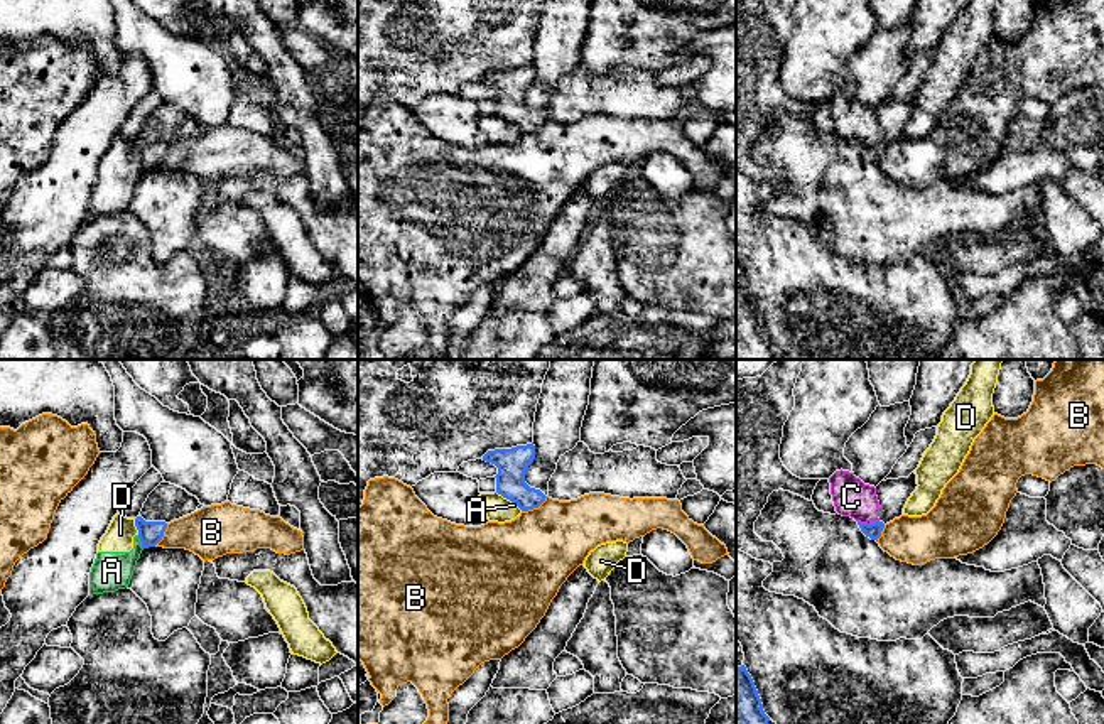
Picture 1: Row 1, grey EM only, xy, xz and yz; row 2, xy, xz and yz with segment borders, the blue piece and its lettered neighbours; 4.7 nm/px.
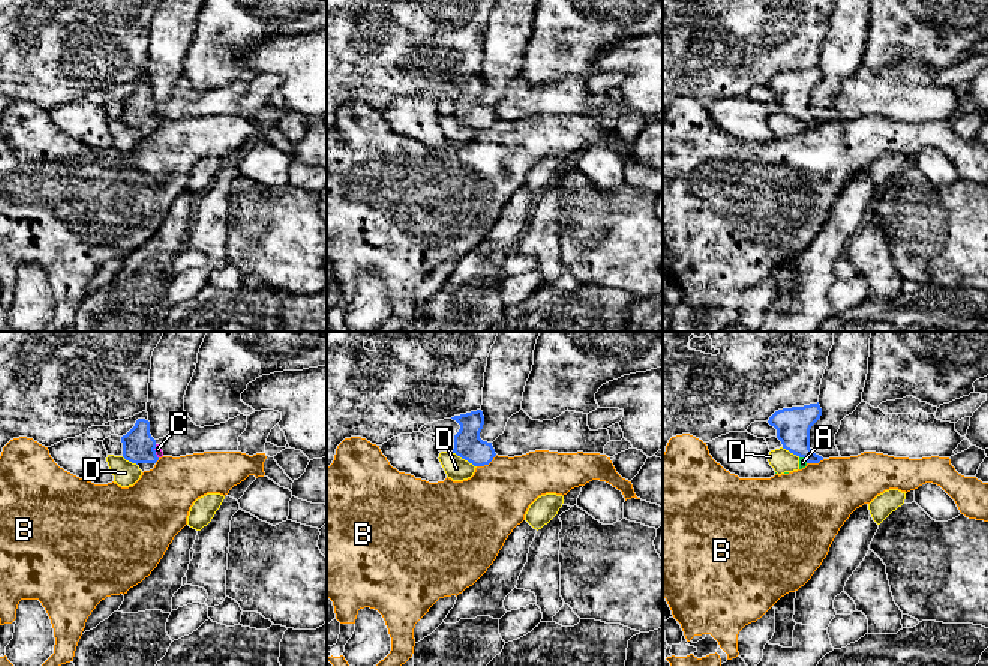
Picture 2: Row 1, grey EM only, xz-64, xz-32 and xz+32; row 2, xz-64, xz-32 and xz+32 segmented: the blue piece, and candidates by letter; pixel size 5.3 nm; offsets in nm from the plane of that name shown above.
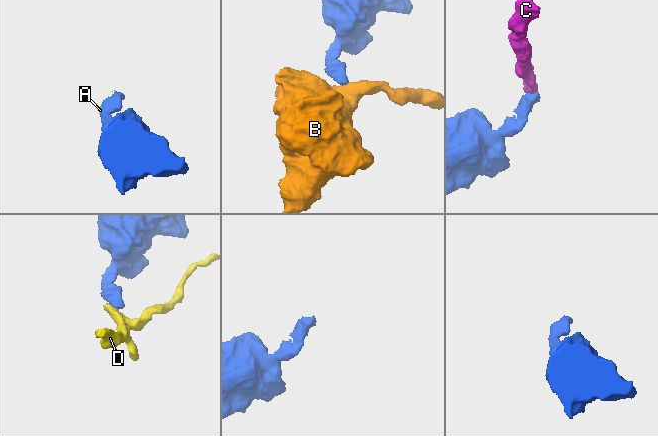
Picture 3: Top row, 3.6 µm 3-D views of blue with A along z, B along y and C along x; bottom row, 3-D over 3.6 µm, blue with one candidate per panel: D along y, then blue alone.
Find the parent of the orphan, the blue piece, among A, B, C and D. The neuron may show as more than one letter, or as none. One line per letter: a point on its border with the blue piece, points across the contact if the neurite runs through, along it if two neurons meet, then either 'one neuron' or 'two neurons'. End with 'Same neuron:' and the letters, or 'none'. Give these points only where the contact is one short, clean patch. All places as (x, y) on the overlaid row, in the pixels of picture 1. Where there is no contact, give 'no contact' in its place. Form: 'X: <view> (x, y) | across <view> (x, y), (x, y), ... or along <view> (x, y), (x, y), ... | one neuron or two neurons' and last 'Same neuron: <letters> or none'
A: xy (140, 540) | along xy (137, 535), (142, 549) | two neurons
B: xz (534, 507) | along xz (547, 497), (537, 507), (522, 512) | two neurons
C: yz (866, 524) | along yz (878, 518), (868, 524), (858, 522) | two neurons
D: xy (135, 525) | along xy (134, 518), (139, 534) | two neurons
Same neuron: none

